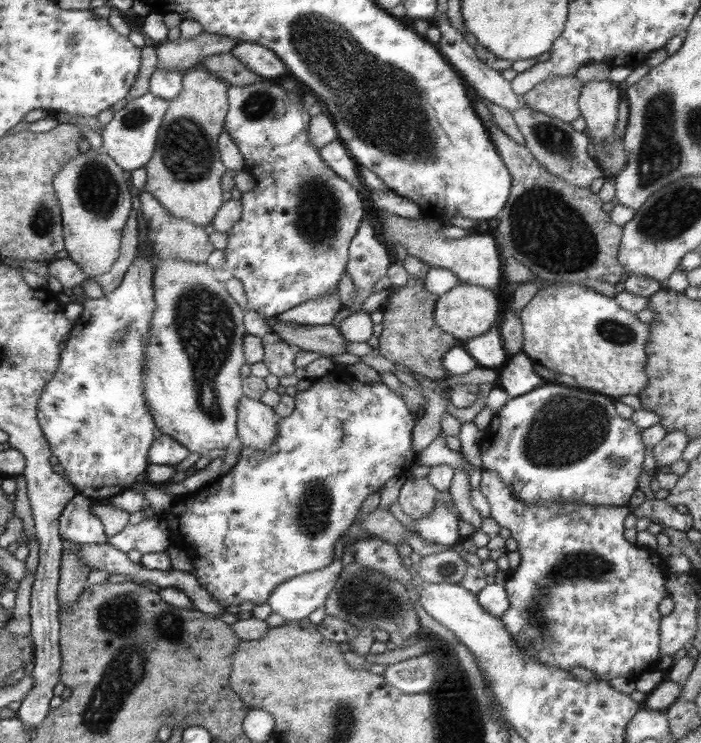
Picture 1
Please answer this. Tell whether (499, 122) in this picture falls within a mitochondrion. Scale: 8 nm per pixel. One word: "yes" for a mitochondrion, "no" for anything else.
no

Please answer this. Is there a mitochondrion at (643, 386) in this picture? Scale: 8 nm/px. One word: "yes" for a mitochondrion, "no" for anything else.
no

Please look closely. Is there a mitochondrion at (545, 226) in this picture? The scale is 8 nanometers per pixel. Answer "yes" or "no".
yes

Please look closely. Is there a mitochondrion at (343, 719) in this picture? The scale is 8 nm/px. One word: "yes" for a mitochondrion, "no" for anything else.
yes

